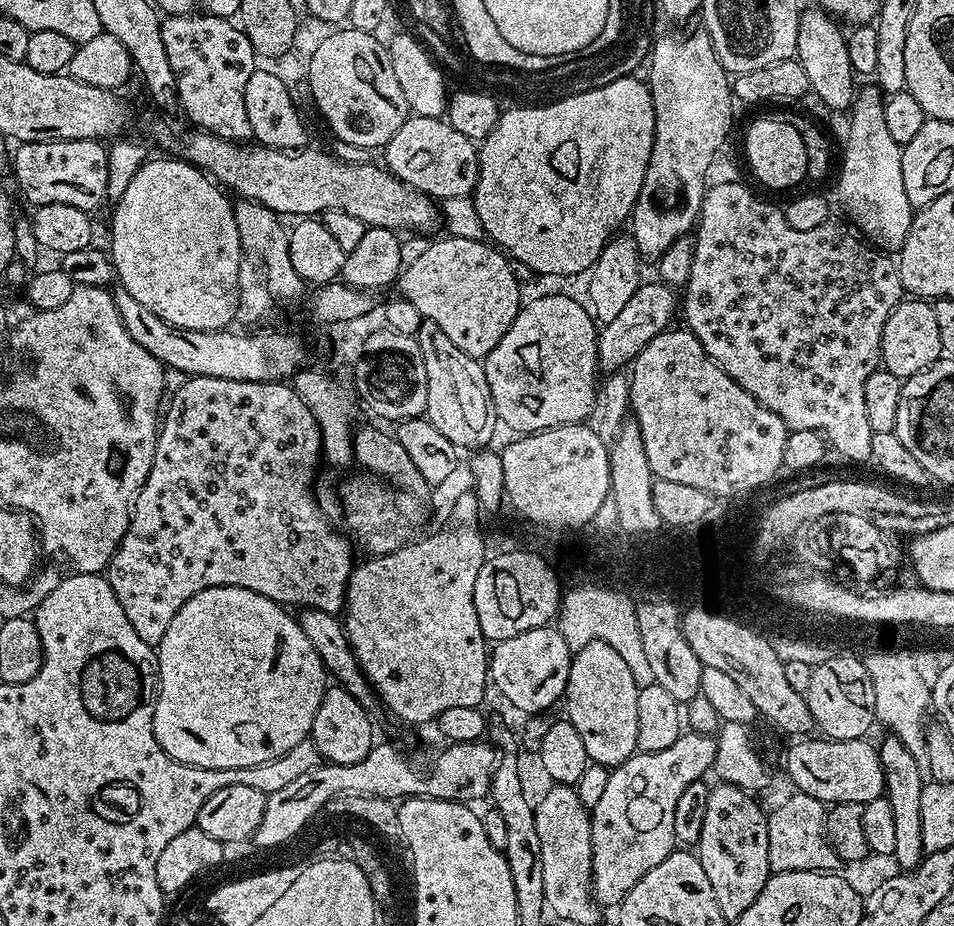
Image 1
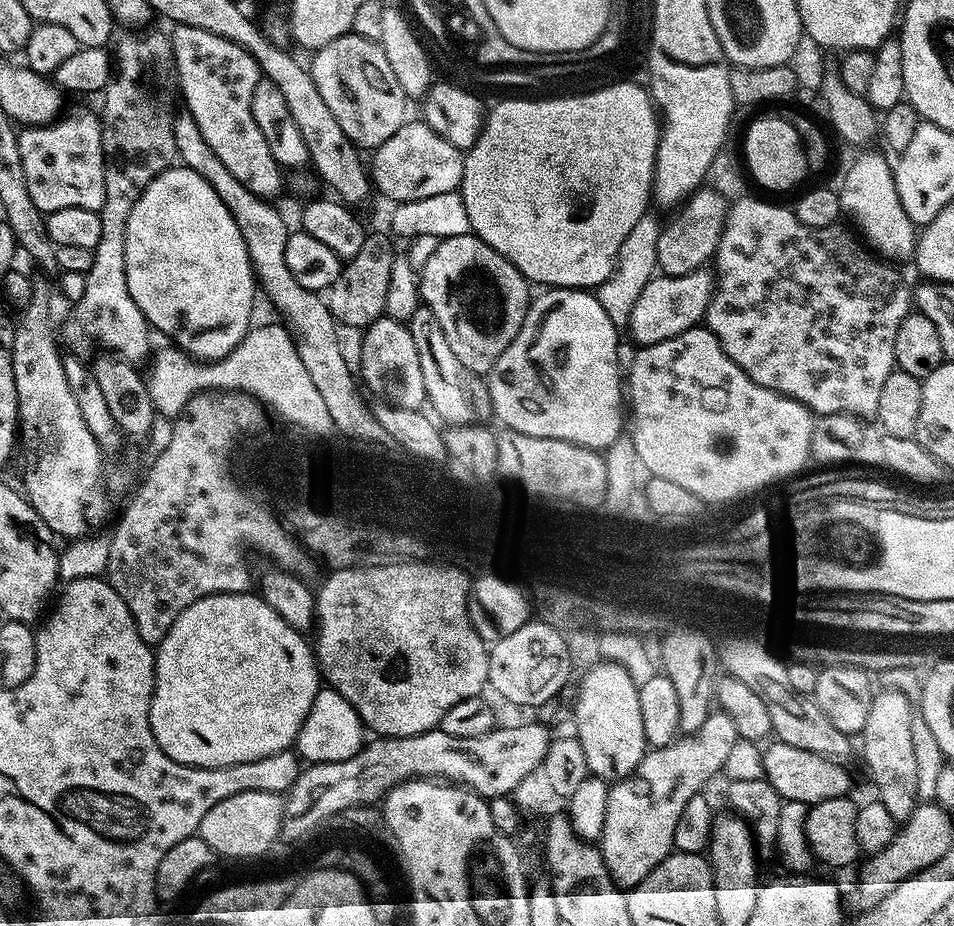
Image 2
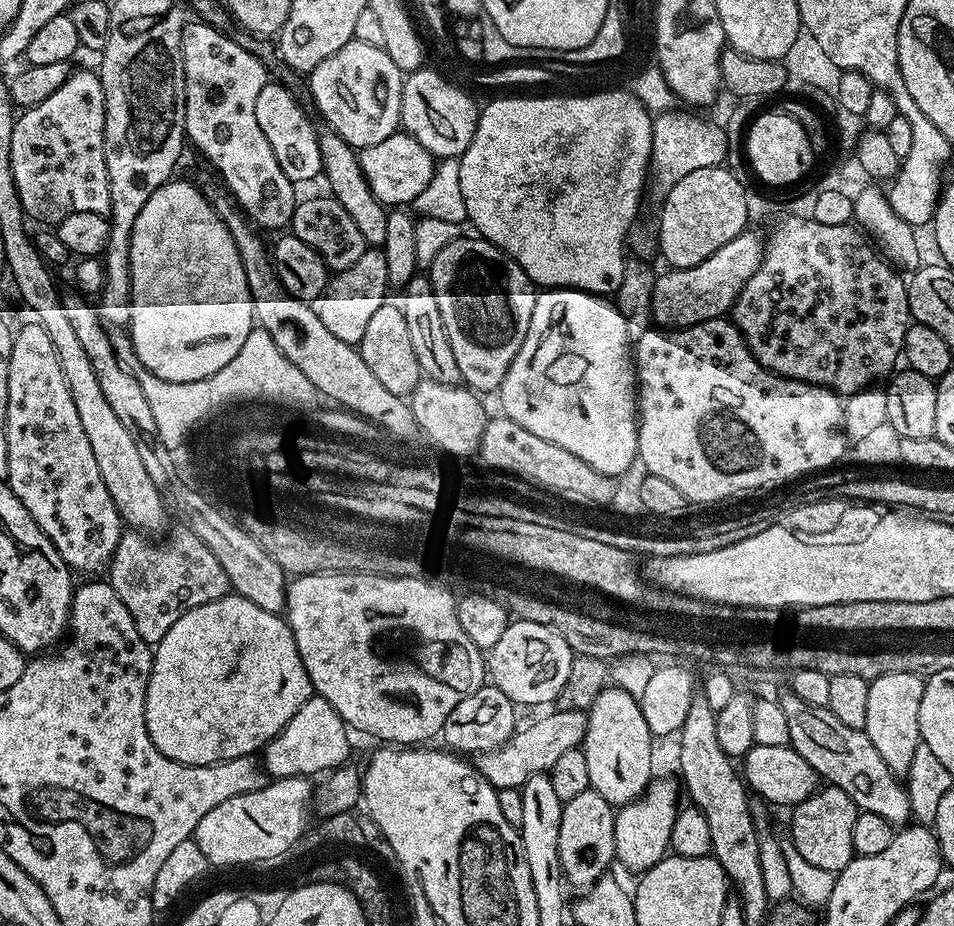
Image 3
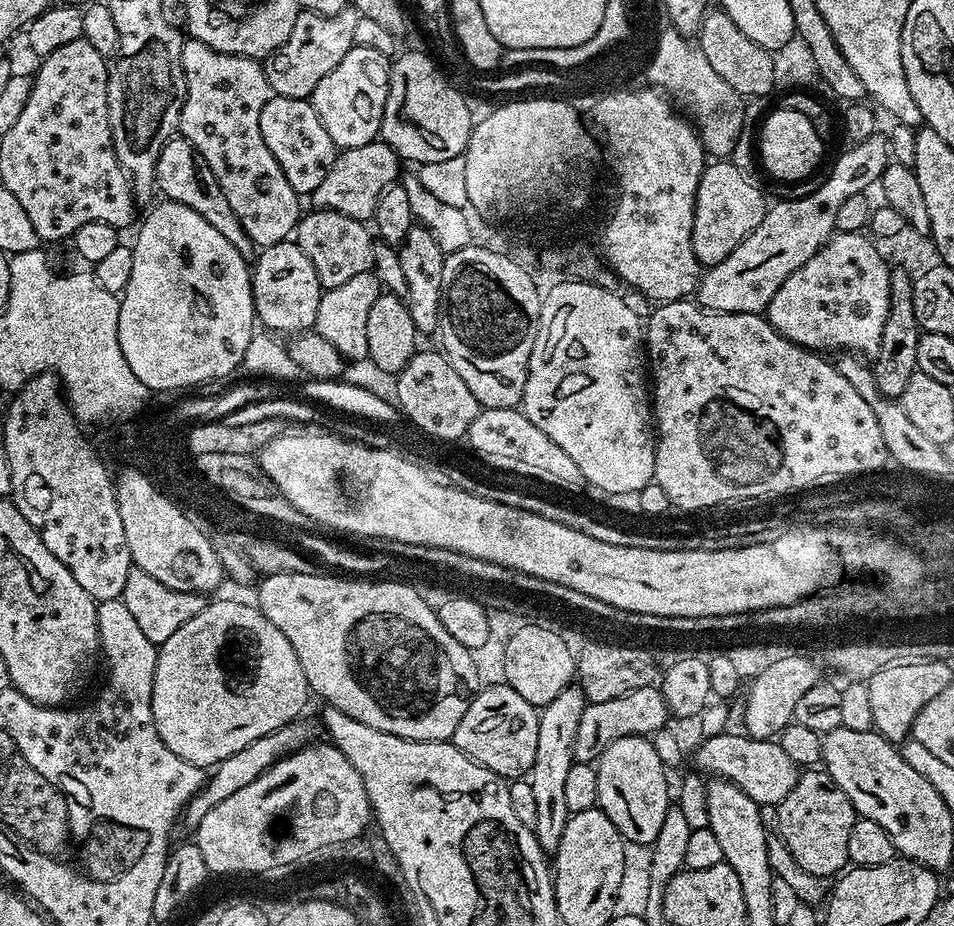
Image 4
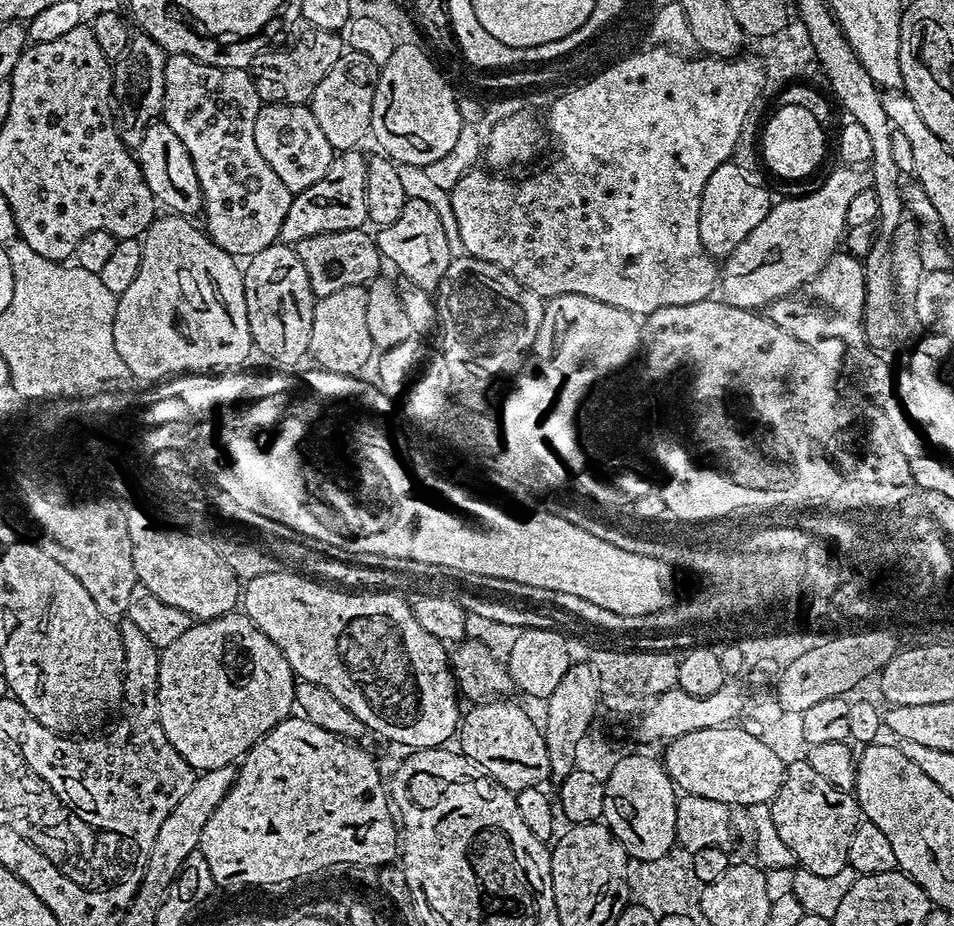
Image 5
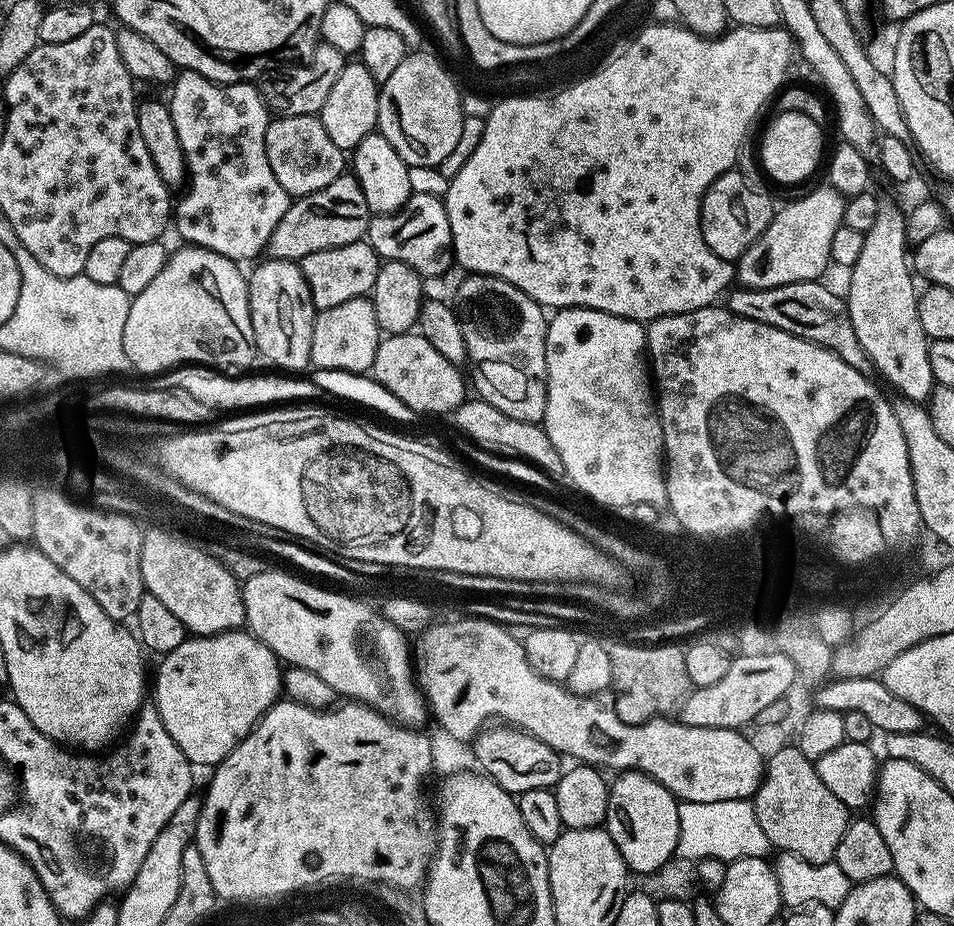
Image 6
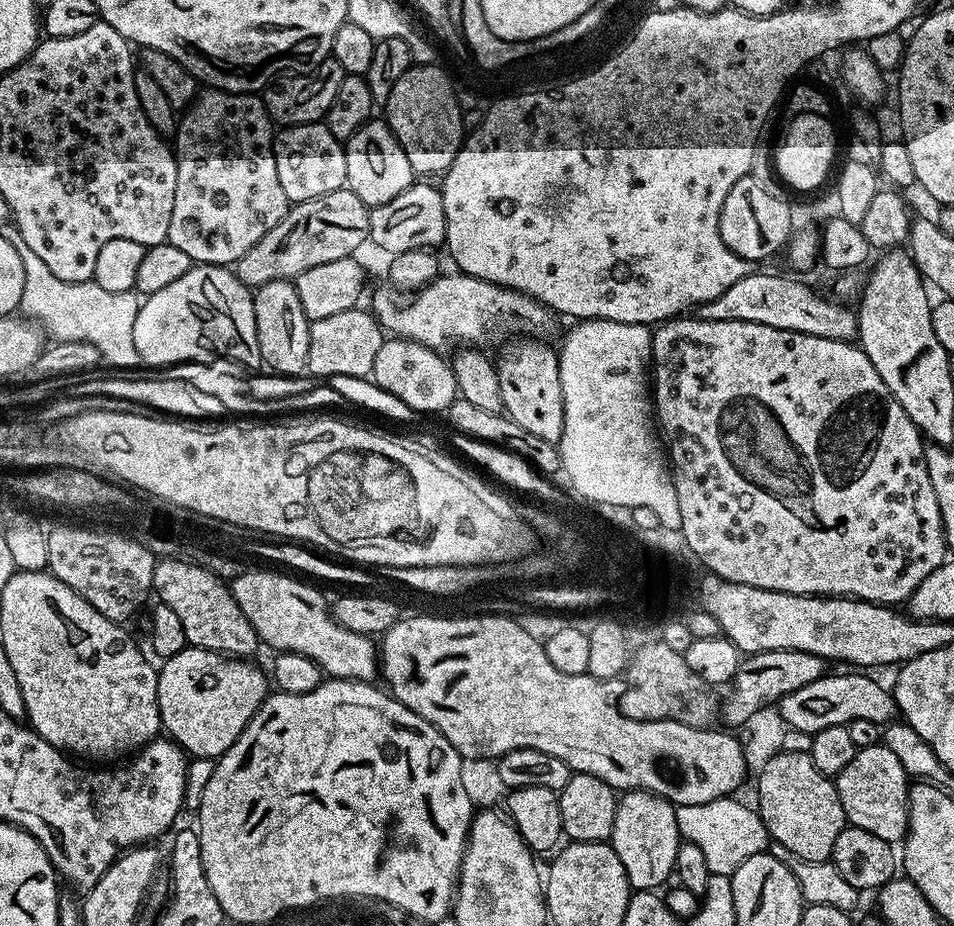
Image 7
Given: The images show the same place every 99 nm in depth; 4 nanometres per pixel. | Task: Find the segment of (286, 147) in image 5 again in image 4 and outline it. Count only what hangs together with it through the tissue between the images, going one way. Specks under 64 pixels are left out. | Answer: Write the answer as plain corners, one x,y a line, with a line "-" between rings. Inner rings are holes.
269,95
266,106
262,106
260,125
262,138
266,146
270,146
270,154
274,154
278,166
282,166
286,182
290,182
298,194
311,194
318,190
322,178
326,178
330,166
334,166
338,149
330,134
326,134
326,126
322,126
312,103
298,98

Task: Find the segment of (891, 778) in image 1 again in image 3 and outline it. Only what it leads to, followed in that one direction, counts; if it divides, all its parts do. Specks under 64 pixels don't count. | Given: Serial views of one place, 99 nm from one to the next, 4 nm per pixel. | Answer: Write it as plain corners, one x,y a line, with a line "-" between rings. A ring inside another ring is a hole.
918,673
882,674
868,684
866,698
866,722
862,731
874,742
878,754
897,774
907,773
914,762
914,750
921,744
918,710
922,706
925,677

